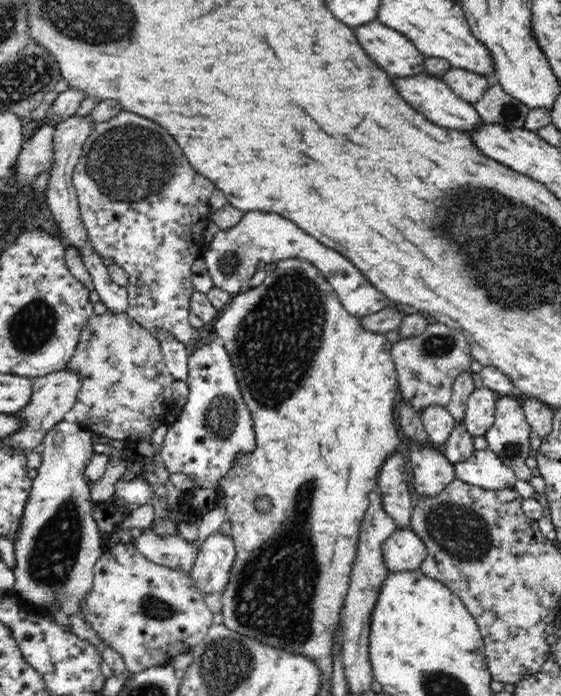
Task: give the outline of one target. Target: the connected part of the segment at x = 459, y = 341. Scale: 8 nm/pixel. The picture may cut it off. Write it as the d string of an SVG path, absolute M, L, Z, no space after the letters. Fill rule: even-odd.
M429 324L426 330L418 336L402 338L391 347L396 372L398 388L402 402L410 403L410 407L421 414L429 406L446 407L453 393L454 381L462 373L471 372L473 356L465 336L456 329L445 324Z

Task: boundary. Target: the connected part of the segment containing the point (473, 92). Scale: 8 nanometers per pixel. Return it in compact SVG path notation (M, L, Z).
M454 67L441 79L461 100L473 105L484 97L492 84L491 78Z

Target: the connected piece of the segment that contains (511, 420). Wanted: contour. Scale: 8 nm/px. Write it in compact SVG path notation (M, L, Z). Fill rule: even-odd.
M501 396L496 401L496 414L494 424L485 432L485 439L488 442L488 448L496 453L496 456L504 463L514 470L517 480L530 481L534 478L532 474L532 464L530 460L533 458L533 452L530 449L530 433L531 426L526 420L521 404L515 401L513 396Z

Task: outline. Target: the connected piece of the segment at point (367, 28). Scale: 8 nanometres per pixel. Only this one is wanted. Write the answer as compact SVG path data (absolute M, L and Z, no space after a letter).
M377 19L372 22L366 22L360 26L356 26L354 30L360 46L366 50L366 54L388 74L396 74L396 76L411 76L425 72L424 62L425 56L418 51L412 41L408 40L402 33L384 26Z

